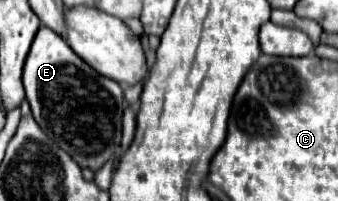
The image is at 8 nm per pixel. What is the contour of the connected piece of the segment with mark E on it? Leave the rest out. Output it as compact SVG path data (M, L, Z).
M41 26L23 68L23 86L41 130L81 166L97 172L119 148L123 118L123 88L97 74L51 28Z

